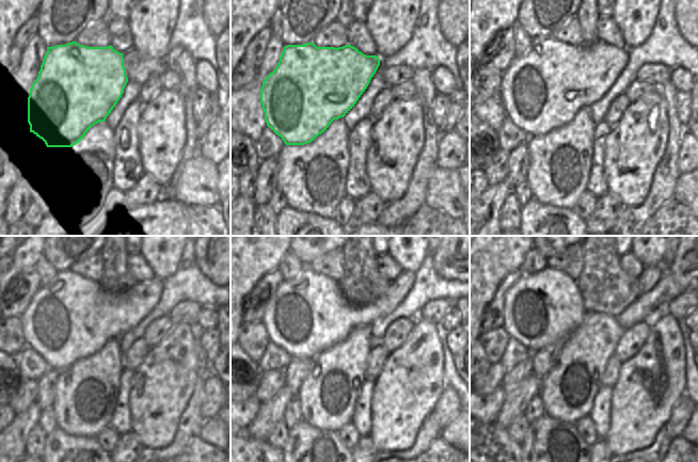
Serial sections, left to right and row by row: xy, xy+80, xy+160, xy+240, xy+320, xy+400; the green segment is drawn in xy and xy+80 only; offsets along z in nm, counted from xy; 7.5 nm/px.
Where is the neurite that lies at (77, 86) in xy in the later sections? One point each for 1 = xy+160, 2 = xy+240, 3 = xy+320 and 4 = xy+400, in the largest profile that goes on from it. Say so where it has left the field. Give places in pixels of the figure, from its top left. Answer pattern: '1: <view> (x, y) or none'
1: xy+160 (543, 89)
2: xy+240 (70, 318)
3: xy+320 (306, 315)
4: xy+400 (540, 308)

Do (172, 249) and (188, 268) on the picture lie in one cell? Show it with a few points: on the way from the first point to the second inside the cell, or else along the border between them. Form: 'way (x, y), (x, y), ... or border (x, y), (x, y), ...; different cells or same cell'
border (184, 247), (176, 271), (164, 279); different cells

